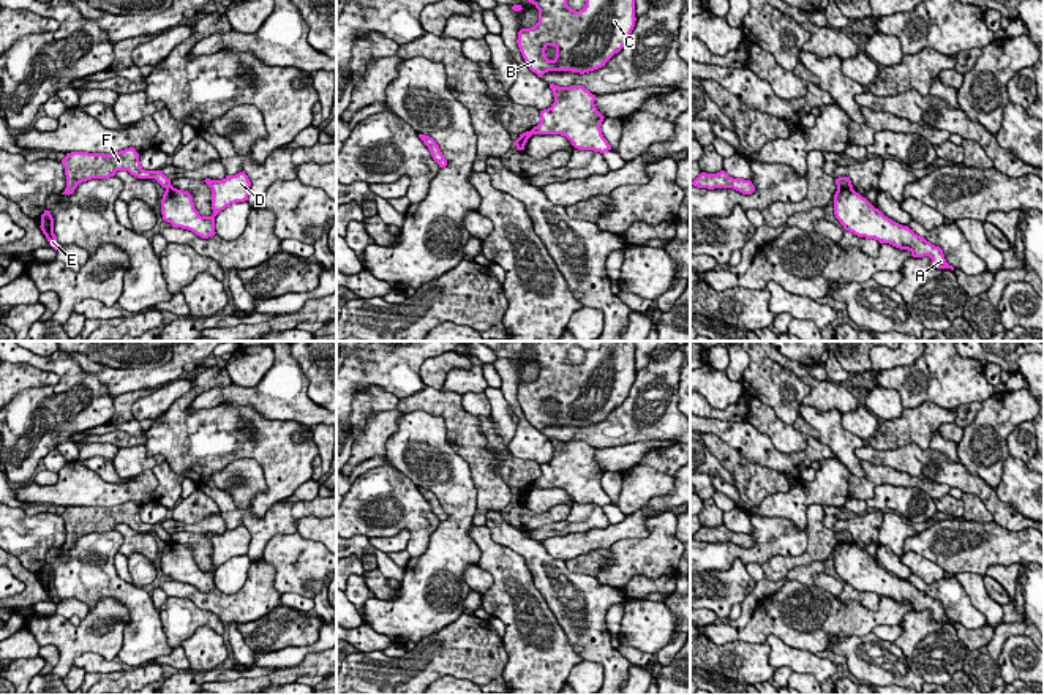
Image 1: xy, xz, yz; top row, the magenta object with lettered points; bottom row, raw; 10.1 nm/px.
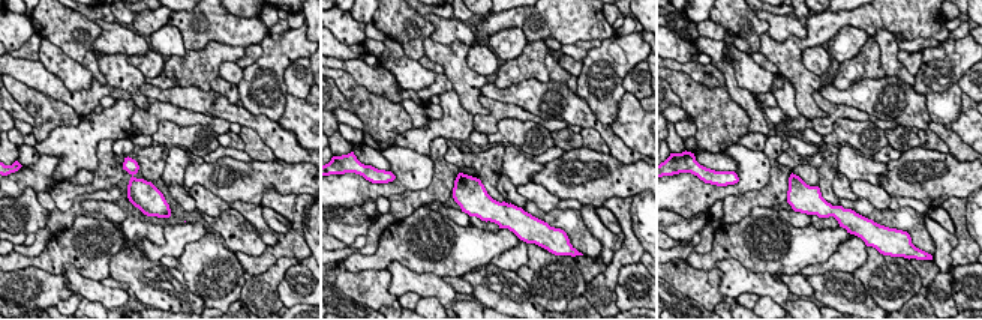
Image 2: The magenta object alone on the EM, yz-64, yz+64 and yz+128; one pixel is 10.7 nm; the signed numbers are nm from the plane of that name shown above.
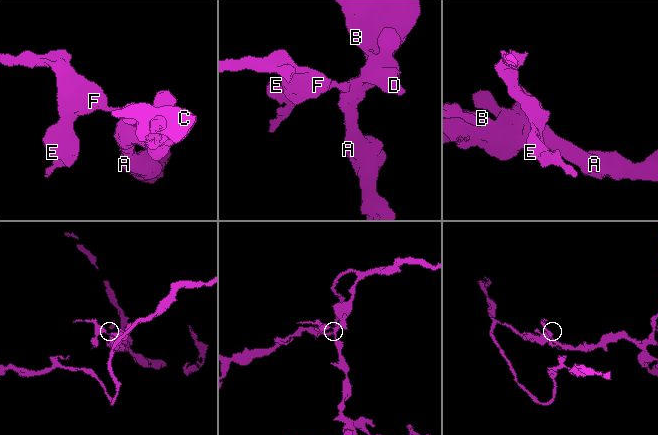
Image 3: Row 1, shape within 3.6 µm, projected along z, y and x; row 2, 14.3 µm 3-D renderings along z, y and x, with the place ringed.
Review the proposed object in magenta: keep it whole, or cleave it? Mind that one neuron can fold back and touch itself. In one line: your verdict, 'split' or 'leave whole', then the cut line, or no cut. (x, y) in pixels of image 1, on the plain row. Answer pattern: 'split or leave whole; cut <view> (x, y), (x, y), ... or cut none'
split; cut yz (837, 540), (852, 542)

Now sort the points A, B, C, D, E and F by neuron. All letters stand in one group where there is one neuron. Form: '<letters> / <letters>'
A B C D / E F

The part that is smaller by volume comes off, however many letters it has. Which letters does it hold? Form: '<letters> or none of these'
E, F

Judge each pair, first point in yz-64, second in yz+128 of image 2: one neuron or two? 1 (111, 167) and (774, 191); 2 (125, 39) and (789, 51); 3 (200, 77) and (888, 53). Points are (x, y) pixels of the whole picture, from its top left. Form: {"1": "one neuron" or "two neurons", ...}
{"1": "one neuron", "2": "two neurons", "3": "two neurons"}

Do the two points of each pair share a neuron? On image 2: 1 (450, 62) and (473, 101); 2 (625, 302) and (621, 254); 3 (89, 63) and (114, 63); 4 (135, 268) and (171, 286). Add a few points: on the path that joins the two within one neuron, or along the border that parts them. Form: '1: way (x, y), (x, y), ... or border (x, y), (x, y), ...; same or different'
1: way (456, 71), (468, 84), (468, 92); same
2: border (639, 260), (619, 269), (615, 301); different
3: border (93, 50), (105, 81); different
4: way (144, 277), (156, 286), (162, 286); same

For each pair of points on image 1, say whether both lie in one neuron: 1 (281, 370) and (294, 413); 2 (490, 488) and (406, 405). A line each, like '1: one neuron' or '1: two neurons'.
1: one neuron
2: one neuron

